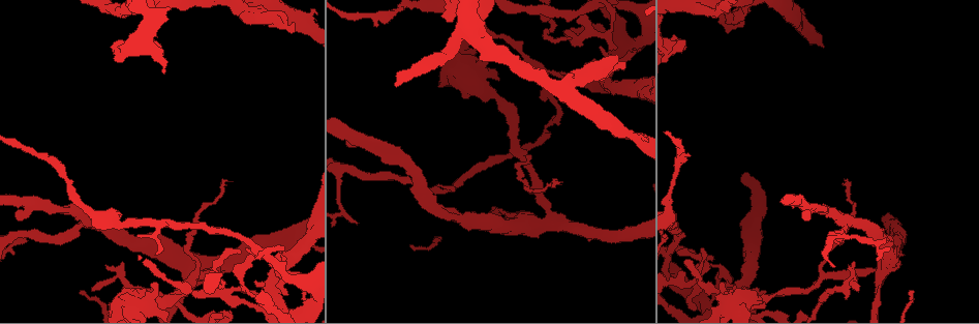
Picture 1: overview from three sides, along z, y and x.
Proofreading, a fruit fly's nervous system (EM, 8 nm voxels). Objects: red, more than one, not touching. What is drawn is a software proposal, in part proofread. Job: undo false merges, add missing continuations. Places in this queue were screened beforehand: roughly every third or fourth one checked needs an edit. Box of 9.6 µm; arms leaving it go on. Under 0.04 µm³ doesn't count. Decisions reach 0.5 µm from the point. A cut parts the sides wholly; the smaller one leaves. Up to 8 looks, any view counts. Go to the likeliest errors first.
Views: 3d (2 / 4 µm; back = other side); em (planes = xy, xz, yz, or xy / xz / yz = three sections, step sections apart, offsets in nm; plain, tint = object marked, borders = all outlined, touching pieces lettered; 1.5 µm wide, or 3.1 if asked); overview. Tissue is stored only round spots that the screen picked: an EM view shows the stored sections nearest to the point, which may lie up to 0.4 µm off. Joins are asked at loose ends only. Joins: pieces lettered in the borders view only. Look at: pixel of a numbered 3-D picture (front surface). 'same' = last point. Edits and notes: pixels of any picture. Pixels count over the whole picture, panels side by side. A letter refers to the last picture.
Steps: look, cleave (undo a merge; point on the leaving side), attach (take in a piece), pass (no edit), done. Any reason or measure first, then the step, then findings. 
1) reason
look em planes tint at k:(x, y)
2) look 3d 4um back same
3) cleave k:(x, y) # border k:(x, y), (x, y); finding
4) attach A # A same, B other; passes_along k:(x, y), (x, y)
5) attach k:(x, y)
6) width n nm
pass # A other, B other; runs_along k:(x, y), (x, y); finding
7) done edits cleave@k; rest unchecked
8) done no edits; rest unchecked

free end
look em xz step 8 tint at 1:(623, 67)

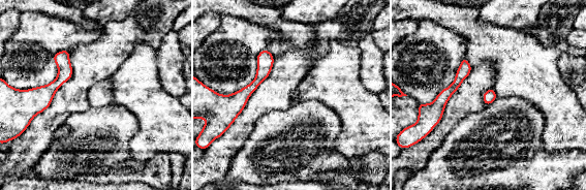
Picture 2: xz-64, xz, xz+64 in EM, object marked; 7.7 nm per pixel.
cut it another way
look em planes borders same

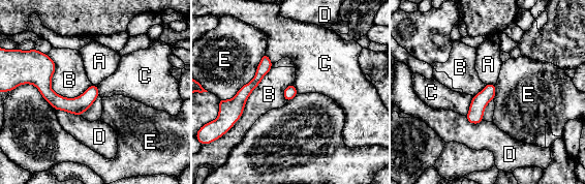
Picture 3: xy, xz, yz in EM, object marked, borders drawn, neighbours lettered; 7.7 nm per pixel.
longest_contact E 500 nm
pass # A other, B other, C other, D other, E other; border 3:(265, 52), (254, 77), (220, 99); no lettered piece goes on from it

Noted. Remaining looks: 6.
thin neck
look 3d 2um at 1:(218, 268)

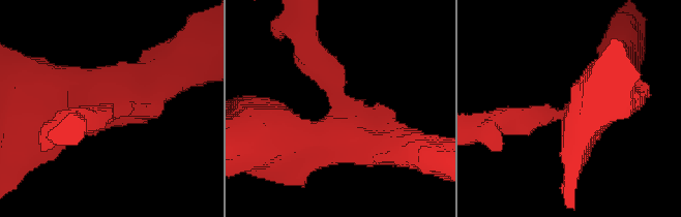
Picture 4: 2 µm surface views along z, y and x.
arms 3; arm_widths 240, 320, 460 nm
look em planes tint at 4:(342, 121)

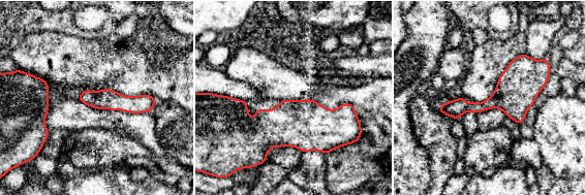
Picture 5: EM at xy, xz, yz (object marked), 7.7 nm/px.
look em planes borders same

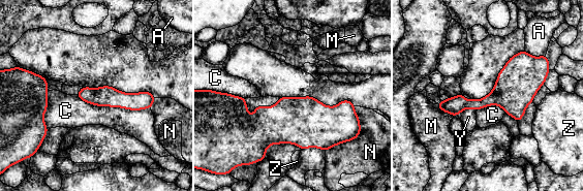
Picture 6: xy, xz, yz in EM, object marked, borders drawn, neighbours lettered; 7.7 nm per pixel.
pass # A other, C other, M other, N other, Y other, Z other; border 6:(75, 95), (96, 105), (150, 108); all the same neuron

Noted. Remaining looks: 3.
free end
look em xy step 4 tint at 1:(256, 292)

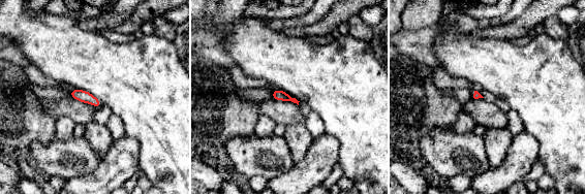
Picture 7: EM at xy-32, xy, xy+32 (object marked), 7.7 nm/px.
look em planes borders same

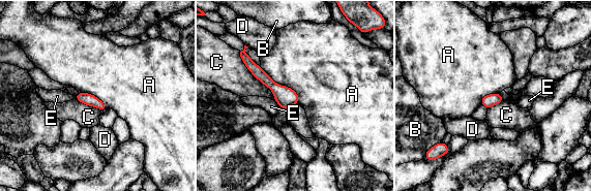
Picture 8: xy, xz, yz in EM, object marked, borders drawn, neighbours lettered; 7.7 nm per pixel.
width 90 nm
pass # A other, B other, C other, D other, E other; no lettered piece goes on from it

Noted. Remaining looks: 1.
done no edits; rest unchecked

